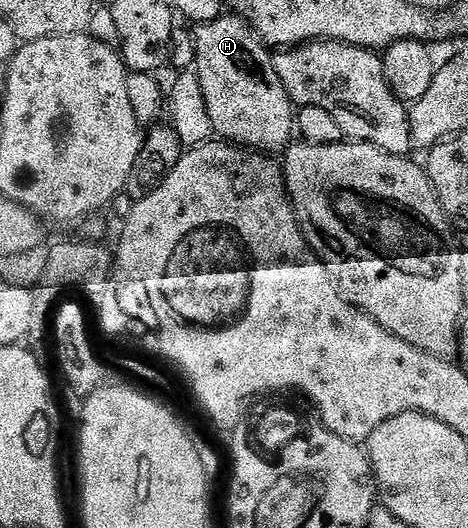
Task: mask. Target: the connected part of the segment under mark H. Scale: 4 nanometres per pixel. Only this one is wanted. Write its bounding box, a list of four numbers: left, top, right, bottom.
[194,16,294,156]

